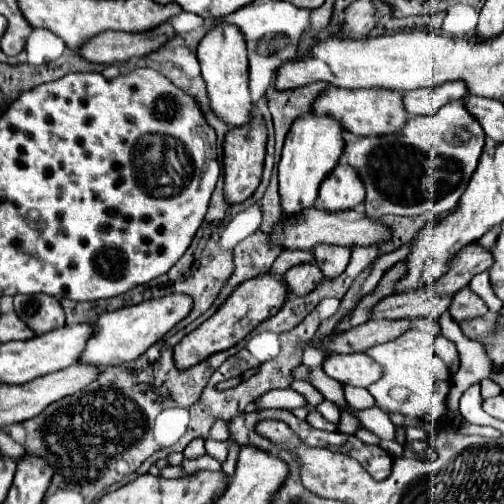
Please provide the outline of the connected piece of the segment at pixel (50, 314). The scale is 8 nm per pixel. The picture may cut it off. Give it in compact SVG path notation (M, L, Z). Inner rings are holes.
M18 294L14 296L14 310L36 334L64 326L64 310L58 298L48 294Z

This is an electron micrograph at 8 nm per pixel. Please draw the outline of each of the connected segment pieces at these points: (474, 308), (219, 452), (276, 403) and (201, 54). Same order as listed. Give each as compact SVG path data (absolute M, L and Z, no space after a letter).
M464 288L464 290L458 290L454 296L452 296L452 306L450 306L450 314L456 322L464 320L464 318L474 318L474 316L484 316L488 312L484 300L472 292L470 288Z
M208 438L208 440L206 440L206 452L208 452L210 456L214 456L216 460L224 462L226 456L228 456L228 448L230 448L232 444L236 444L236 442L232 442L232 438L228 438L228 440L212 440L212 438Z
M284 388L284 390L270 390L268 394L262 394L260 398L254 400L254 406L258 410L262 408L286 408L286 410L294 410L300 406L306 406L304 396L294 392L292 388Z
M228 20L218 22L208 30L208 34L198 44L198 60L202 68L202 78L208 88L210 108L220 116L228 126L242 126L250 120L252 100L248 92L248 50L246 38L236 24Z

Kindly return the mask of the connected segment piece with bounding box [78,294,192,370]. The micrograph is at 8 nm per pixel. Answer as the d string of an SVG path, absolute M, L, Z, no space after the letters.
M172 294L158 300L136 304L136 306L106 312L92 324L94 332L88 338L86 348L82 350L78 362L94 366L94 368L102 368L102 370L110 366L122 366L126 362L134 362L154 342L162 340L162 336L190 312L190 308L192 308L192 300L188 296Z

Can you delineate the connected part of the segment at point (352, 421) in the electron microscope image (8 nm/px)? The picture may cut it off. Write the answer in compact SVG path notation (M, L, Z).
M339 409L341 412L341 419L338 424L338 431L346 434L355 434L358 430L359 420L344 409Z

